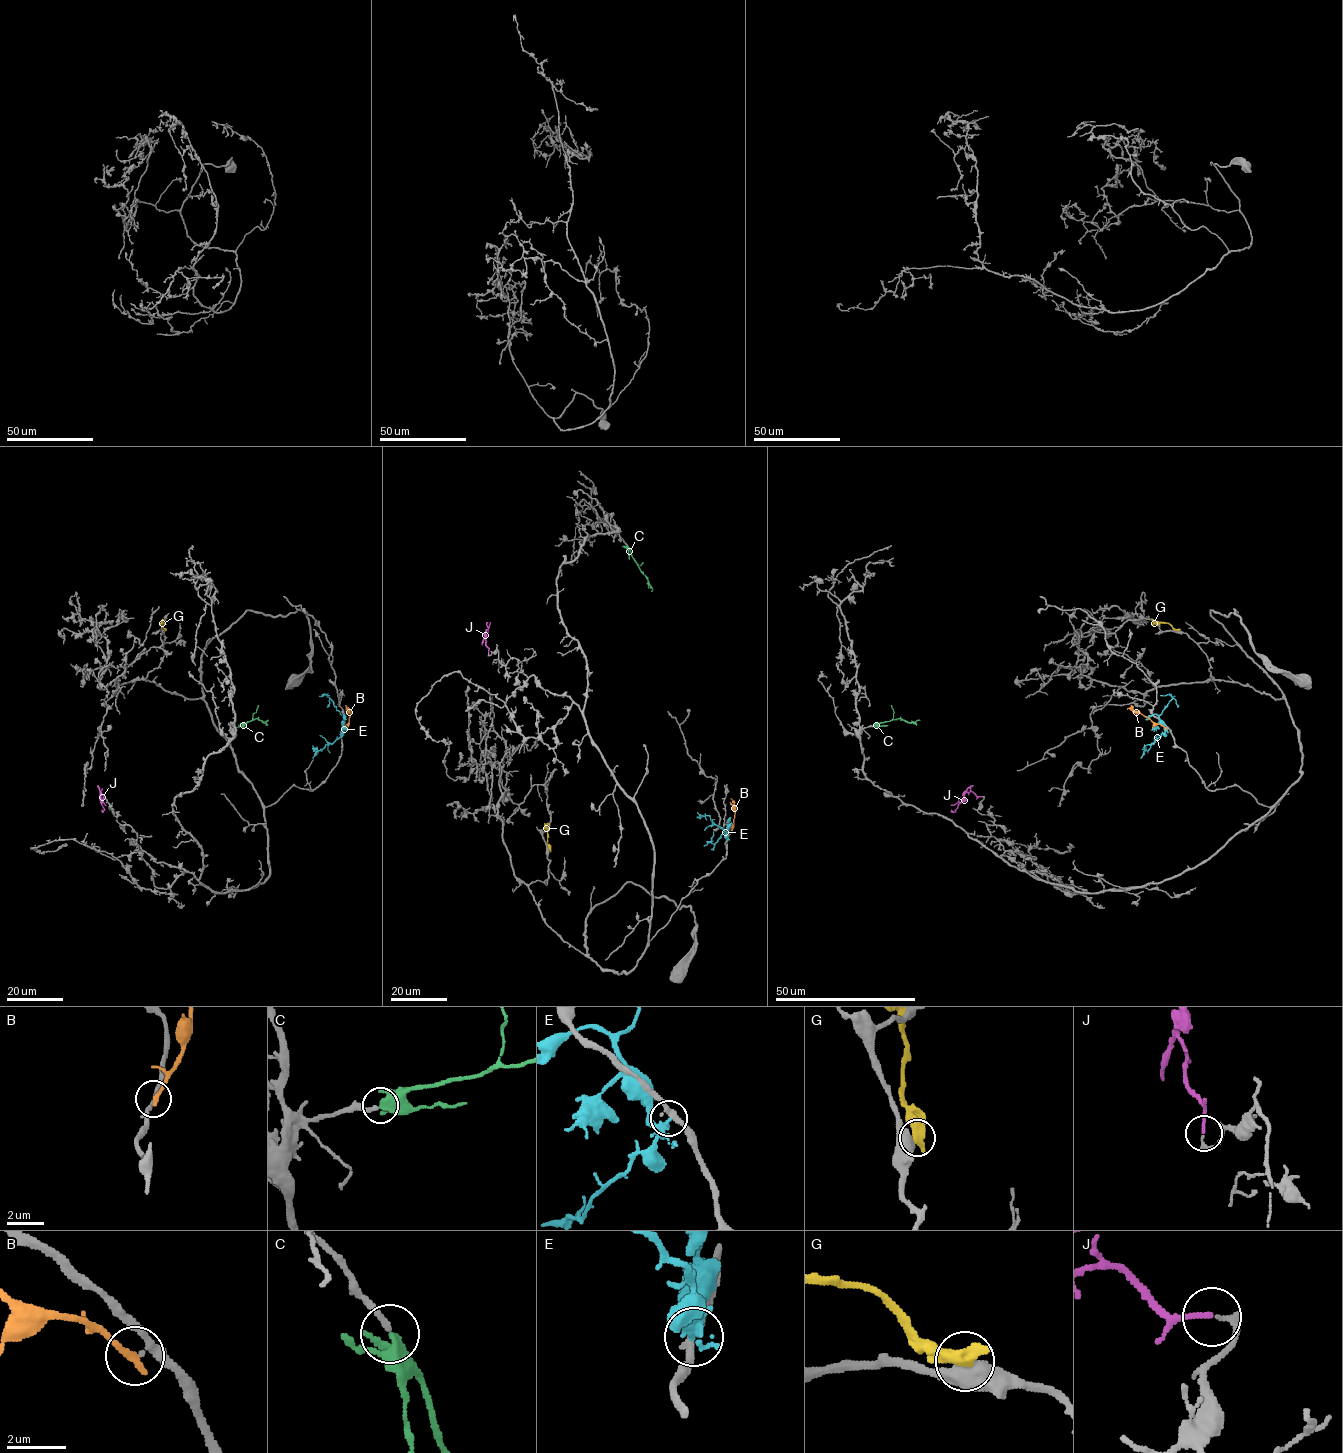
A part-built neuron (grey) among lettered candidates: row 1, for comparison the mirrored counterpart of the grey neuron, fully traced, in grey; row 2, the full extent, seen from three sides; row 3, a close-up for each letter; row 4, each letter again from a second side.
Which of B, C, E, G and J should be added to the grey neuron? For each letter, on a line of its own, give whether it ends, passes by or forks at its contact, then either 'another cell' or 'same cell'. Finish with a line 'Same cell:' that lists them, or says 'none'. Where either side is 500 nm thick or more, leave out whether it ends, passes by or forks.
B: it ends there; another cell
C: it forks there; same cell
E: it forks there; another cell
G: another cell
J: it ends there; same cell
Same cell: C, J

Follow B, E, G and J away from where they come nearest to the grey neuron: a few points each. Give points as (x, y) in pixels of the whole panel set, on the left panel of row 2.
B: (343, 727), (350, 715), (349, 709), (346, 709)
E: (342, 728), (344, 716), (326, 695), (329, 695)
G: (165, 630), (164, 618)
J: (104, 796), (100, 792), (102, 810)

